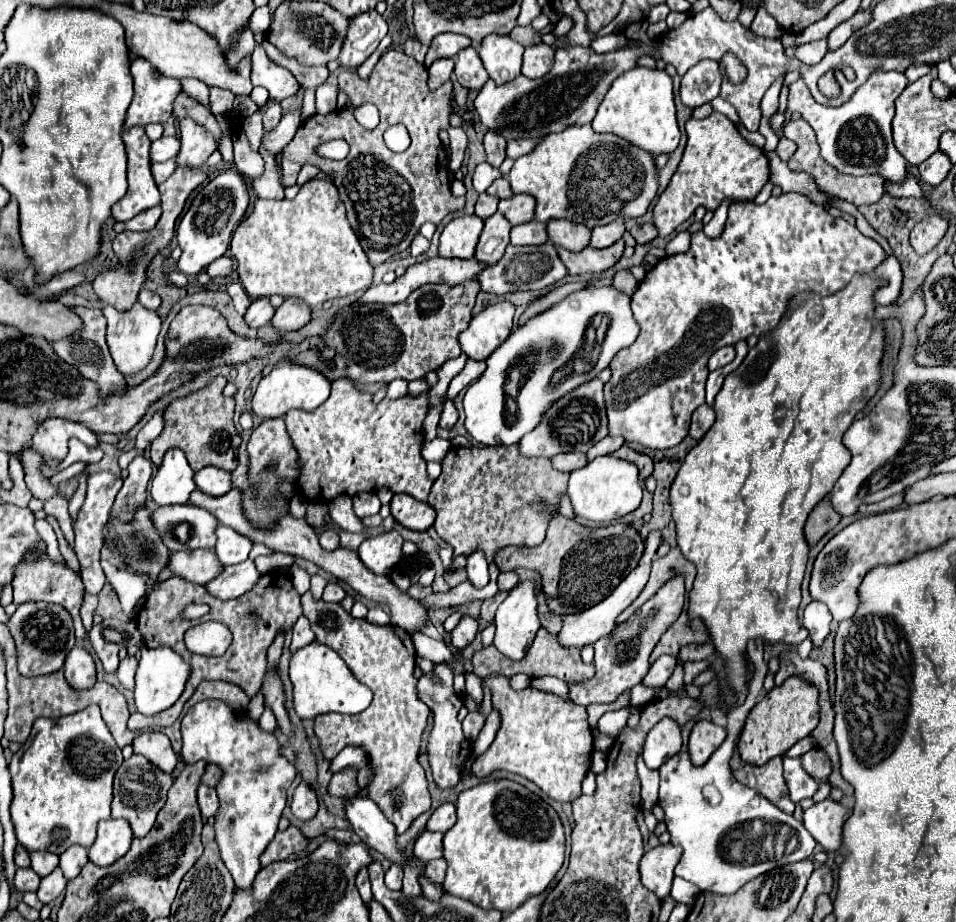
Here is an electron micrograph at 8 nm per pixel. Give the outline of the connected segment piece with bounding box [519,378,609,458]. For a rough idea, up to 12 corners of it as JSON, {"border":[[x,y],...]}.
{"border":[[599,378],[519,442],[523,456],[587,452],[609,434]]}

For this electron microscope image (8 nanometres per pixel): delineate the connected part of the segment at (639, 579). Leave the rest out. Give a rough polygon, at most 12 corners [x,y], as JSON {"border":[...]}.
{"border":[[651,530],[639,564],[603,602],[565,616],[559,642],[595,644],[643,592],[661,532]]}

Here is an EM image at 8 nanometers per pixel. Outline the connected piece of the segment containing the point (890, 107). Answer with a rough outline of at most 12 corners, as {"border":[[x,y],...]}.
{"border":[[873,72],[845,104],[789,86],[787,110],[851,176],[907,178],[893,146],[903,72]]}

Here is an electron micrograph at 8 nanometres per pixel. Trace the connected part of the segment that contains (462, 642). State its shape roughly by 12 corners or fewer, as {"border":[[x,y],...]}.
{"border":[[463,616],[451,632],[451,642],[457,650],[475,640],[477,622]]}

